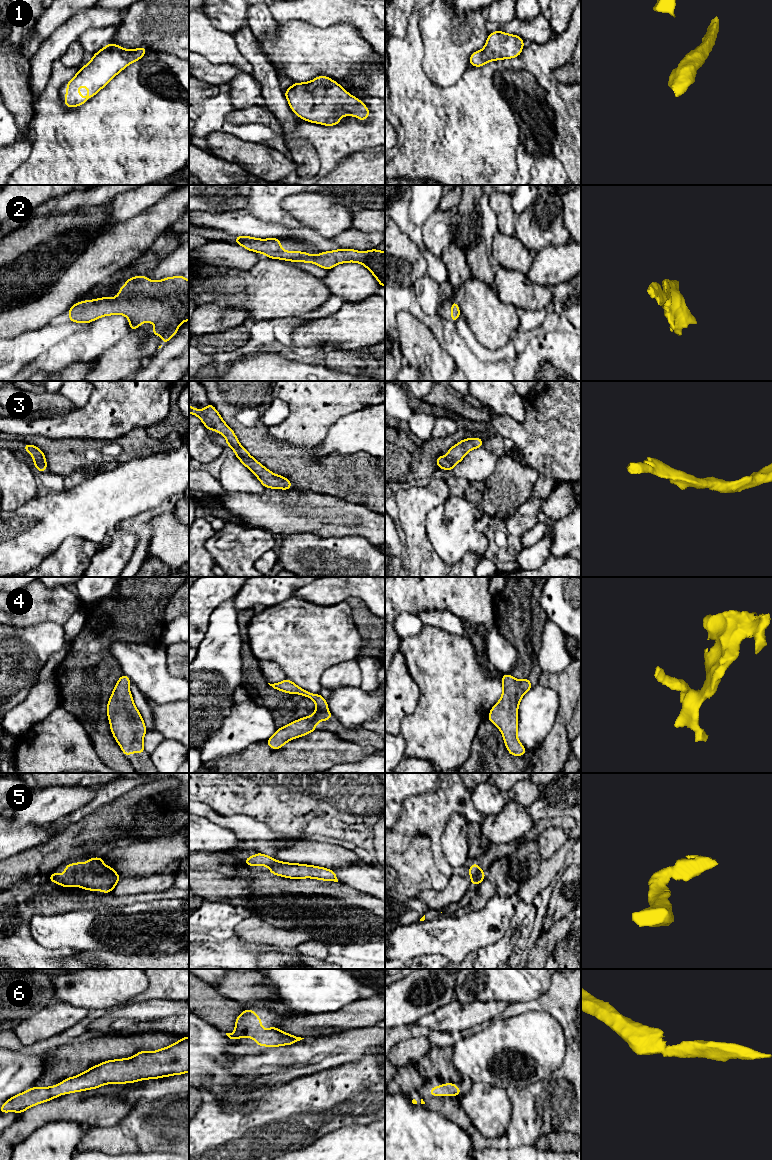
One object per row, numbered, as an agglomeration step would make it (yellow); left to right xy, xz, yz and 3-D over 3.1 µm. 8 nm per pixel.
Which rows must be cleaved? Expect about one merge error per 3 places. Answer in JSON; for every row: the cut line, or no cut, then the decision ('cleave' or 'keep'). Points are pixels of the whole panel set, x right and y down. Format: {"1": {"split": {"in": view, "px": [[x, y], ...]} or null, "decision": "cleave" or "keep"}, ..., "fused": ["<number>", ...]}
{"1": {"split": null, "decision": "keep"}, "2": {"split": null, "decision": "keep"}, "3": {"split": null, "decision": "keep"}, "4": {"split": null, "decision": "keep"}, "5": {"split": null, "decision": "keep"}, "6": {"split": null, "decision": "keep"}, "fused": []}

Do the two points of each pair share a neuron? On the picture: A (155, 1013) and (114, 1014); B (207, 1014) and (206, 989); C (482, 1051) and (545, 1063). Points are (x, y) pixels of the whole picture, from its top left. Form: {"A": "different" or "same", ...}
{"A": "same", "B": "same", "C": "same"}

